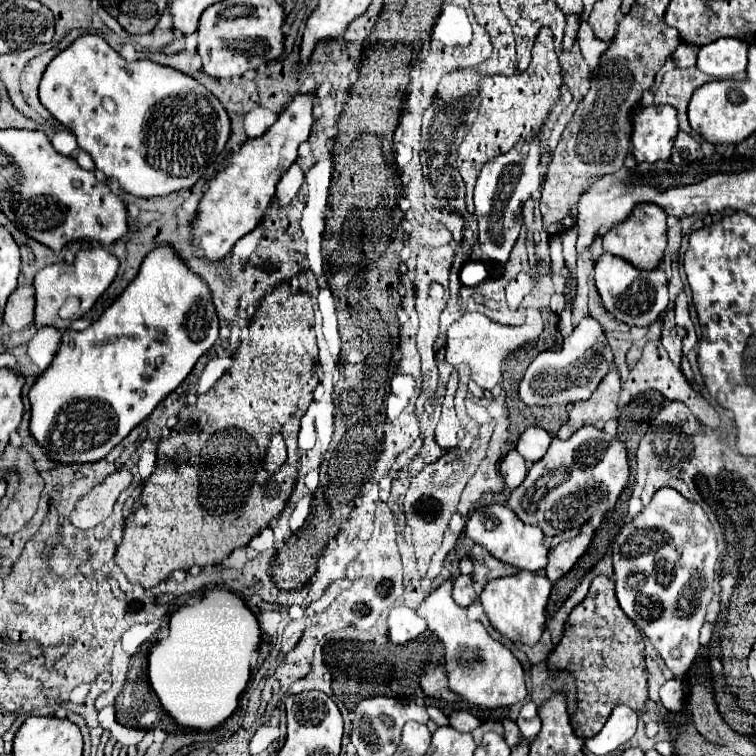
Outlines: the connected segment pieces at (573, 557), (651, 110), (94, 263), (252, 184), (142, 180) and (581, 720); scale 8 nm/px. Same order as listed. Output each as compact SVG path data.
M587 523L587 525L581 527L581 535L577 535L571 541L565 541L565 543L559 543L557 547L553 547L549 551L549 563L545 567L547 579L549 581L557 581L559 577L563 577L575 565L575 561L585 553L587 545L591 543L591 537L593 537L593 529Z
M639 105L631 119L631 153L637 163L667 161L679 133L677 111L671 105Z
M95 243L91 245L91 249L81 249L77 253L77 259L73 263L73 271L61 271L61 265L51 265L45 267L43 271L39 271L39 275L35 275L33 279L33 287L35 287L35 327L57 327L57 329L67 329L71 325L71 321L63 321L59 317L59 309L65 305L65 301L69 297L79 297L81 305L75 317L85 315L95 301L105 293L105 289L113 283L115 275L119 269L119 261L113 253L109 253L103 245Z
M297 95L289 107L279 113L275 125L271 125L263 137L247 141L237 155L231 155L227 165L209 181L209 187L199 201L197 215L191 223L191 239L199 241L197 249L203 251L203 259L211 263L225 259L233 245L261 223L265 209L275 197L279 179L295 163L297 147L307 141L311 133L313 101L313 95Z
M81 35L47 65L39 83L39 101L75 135L79 149L93 157L95 167L105 173L107 179L115 179L125 193L143 199L191 189L223 151L231 133L229 115L221 101L199 81L147 59L127 63L97 35Z
M599 575L593 579L587 597L583 603L579 603L567 617L563 637L555 645L555 649L547 657L547 667L553 673L555 671L569 671L575 677L577 685L577 711L571 715L571 725L575 735L587 739L593 737L601 731L603 723L611 715L611 709L619 703L629 705L635 711L643 711L645 703L649 701L647 697L647 667L645 667L645 651L643 651L643 637L635 623L623 615L623 609L617 603L615 597L615 581Z

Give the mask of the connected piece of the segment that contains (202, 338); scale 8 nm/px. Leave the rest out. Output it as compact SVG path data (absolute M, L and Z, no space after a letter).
M161 245L159 249L153 249L145 261L141 263L141 271L139 275L129 283L129 287L117 297L117 301L105 309L105 313L101 315L101 319L97 323L93 323L91 327L87 327L85 331L65 331L61 347L55 355L55 359L51 361L51 365L37 377L35 385L29 391L29 403L31 403L31 421L29 421L29 433L31 437L45 449L47 457L55 463L63 463L63 465L71 465L71 463L95 463L99 459L103 459L115 445L119 445L133 427L137 427L145 417L151 415L151 411L175 389L181 385L181 381L191 373L193 365L197 363L197 359L211 349L211 345L217 341L219 337L219 319L211 301L211 293L207 289L207 285L193 275L193 271L187 271L189 267L183 265L183 261L175 255L175 251L167 245Z

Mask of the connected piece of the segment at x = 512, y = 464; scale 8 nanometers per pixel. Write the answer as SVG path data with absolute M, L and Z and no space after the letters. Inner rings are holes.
M511 449L499 463L499 473L505 481L505 485L509 489L515 489L523 483L525 475L527 475L527 467L525 467L525 459L515 451Z

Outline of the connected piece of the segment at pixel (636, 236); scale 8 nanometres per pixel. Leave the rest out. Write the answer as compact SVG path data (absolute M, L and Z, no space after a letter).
M643 203L633 209L633 215L627 217L625 223L619 223L609 233L603 235L603 249L605 253L617 255L627 259L633 267L639 267L643 271L651 271L659 267L663 259L663 251L667 247L667 227L665 227L665 211L659 209L653 203Z

